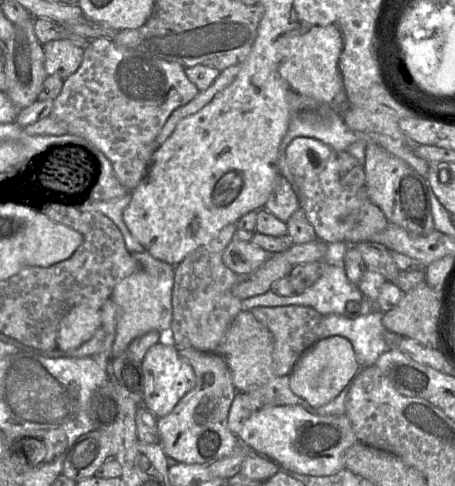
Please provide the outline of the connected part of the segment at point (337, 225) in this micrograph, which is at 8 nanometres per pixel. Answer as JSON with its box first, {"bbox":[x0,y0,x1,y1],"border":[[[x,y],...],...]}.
{"bbox":[278,137,369,244],"border":[[[297,137],[289,143],[285,154],[280,155],[279,149],[278,172],[291,183],[299,201],[299,209],[304,212],[307,220],[313,226],[317,238],[327,244],[344,242],[346,233],[356,224],[356,212],[369,199],[365,185],[357,191],[351,191],[345,189],[340,183],[338,152],[317,139]]]}

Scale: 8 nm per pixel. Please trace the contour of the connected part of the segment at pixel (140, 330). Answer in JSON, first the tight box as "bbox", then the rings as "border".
{"bbox":[110,251,174,357],"border":[[[147,251],[131,252],[139,269],[121,280],[114,288],[110,299],[118,309],[118,323],[112,344],[112,357],[122,354],[134,339],[151,330],[168,335],[172,320],[172,289],[174,266],[152,257]]]}

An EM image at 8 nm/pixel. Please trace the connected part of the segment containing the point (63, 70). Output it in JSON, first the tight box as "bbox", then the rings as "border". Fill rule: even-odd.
{"bbox":[44,39,84,79],"border":[[[56,39],[44,44],[44,54],[47,74],[58,74],[66,79],[80,67],[84,48],[69,40]]]}

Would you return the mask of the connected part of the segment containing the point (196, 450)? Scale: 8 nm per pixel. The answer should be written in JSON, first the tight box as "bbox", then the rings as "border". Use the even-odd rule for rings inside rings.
{"bbox":[157,347,244,465],"border":[[[191,347],[177,349],[191,365],[196,383],[168,415],[157,419],[160,444],[165,455],[178,463],[209,465],[244,446],[228,427],[228,414],[237,390],[227,363],[219,354]]]}

